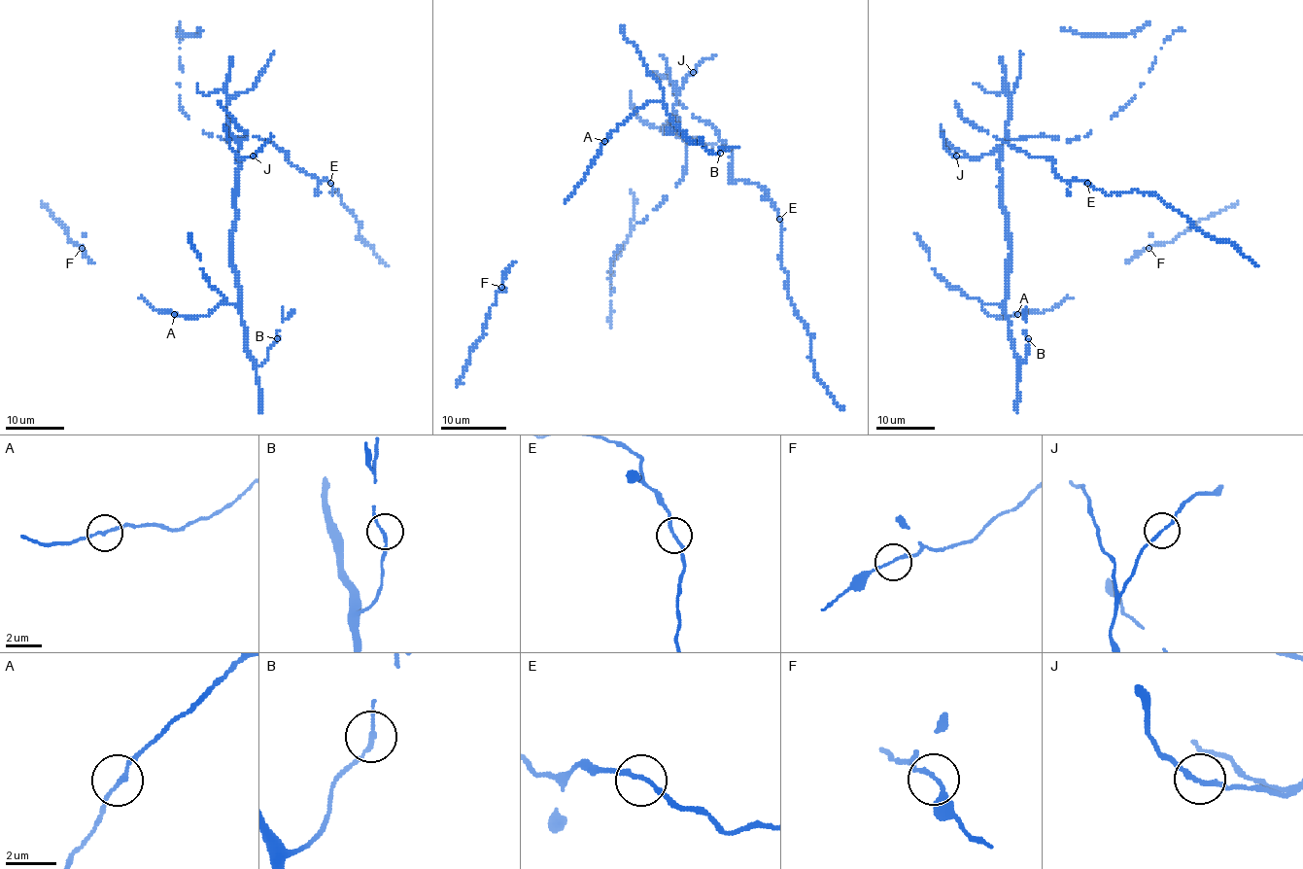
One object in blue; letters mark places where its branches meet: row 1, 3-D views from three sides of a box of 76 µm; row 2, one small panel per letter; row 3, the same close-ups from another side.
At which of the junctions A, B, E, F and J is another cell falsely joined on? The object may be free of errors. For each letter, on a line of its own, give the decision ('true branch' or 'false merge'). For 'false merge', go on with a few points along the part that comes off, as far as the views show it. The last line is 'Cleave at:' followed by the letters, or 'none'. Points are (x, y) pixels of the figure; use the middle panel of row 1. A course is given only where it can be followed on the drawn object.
A: true branch
B: true branch
E: true branch
F: true branch
J: true branch
Cleave at: none

